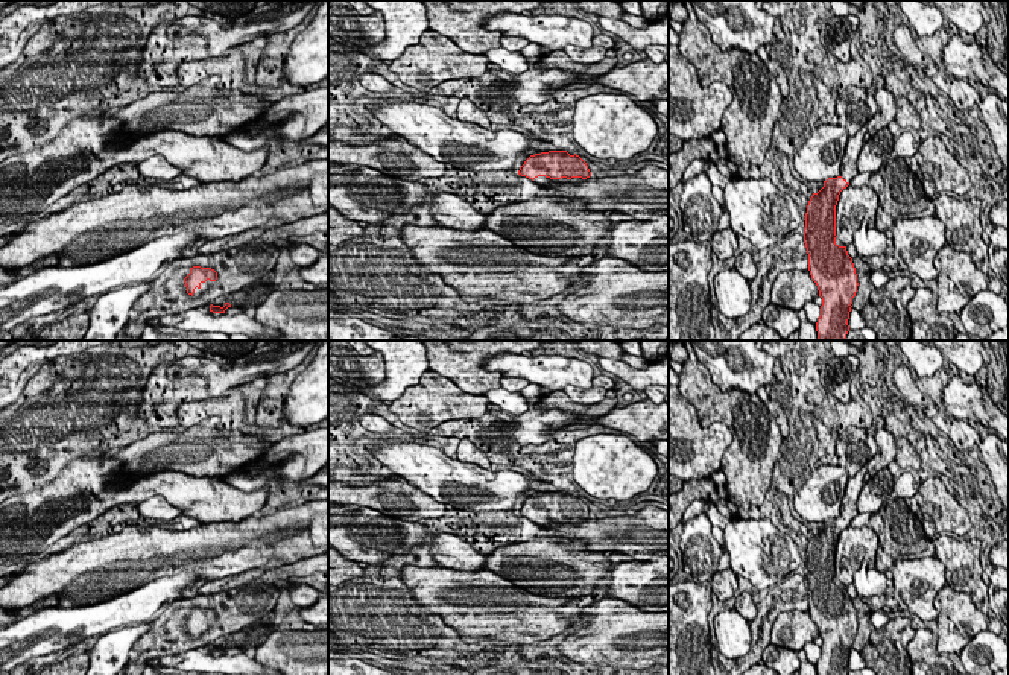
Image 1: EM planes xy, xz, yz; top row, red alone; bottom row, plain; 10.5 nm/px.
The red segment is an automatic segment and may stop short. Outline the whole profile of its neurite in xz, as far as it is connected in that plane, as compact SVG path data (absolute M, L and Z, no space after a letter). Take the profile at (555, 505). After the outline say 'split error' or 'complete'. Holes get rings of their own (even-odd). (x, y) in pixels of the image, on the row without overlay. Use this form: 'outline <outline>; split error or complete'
outline M549 491L530 496L520 508L518 515L532 520L541 528L558 524L579 524L591 517L587 503L567 491Z; split error

